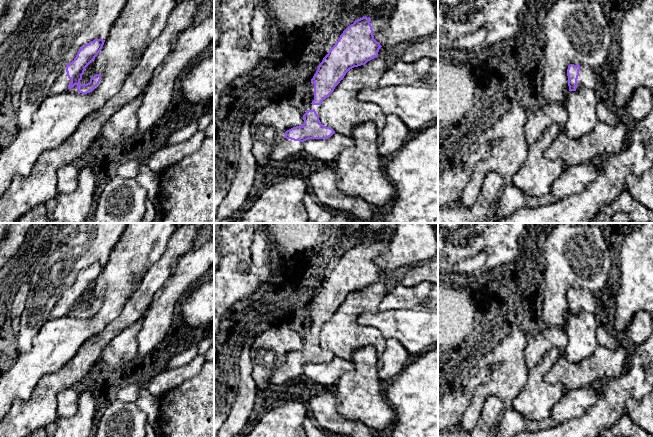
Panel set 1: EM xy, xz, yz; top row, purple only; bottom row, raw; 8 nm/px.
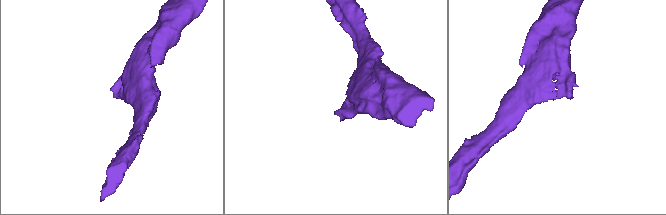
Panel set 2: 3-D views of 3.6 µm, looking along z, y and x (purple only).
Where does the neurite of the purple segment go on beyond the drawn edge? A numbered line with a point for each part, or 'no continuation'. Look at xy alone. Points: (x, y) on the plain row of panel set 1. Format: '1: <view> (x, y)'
1: xy (62, 305)

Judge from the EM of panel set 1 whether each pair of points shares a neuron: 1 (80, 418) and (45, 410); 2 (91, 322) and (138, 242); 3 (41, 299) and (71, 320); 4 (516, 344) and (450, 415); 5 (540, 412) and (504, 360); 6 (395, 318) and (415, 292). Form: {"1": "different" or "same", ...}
{"1": "different", "2": "same", "3": "different", "4": "different", "5": "different", "6": "different"}

